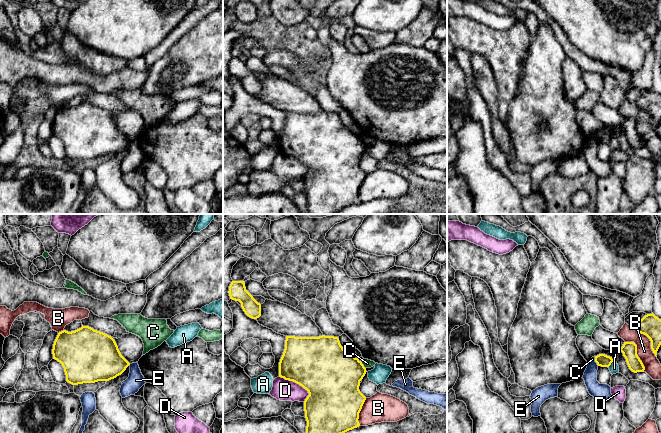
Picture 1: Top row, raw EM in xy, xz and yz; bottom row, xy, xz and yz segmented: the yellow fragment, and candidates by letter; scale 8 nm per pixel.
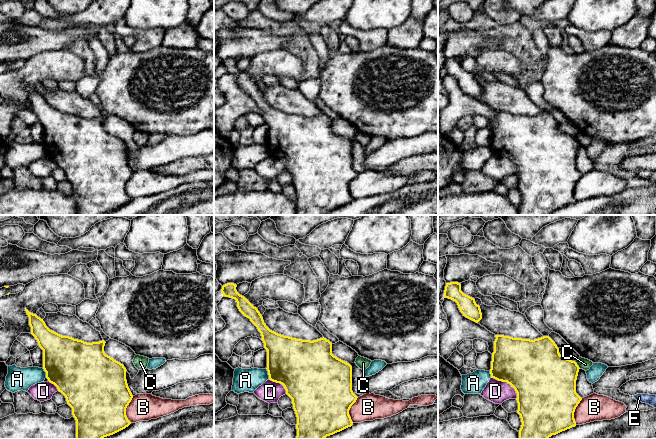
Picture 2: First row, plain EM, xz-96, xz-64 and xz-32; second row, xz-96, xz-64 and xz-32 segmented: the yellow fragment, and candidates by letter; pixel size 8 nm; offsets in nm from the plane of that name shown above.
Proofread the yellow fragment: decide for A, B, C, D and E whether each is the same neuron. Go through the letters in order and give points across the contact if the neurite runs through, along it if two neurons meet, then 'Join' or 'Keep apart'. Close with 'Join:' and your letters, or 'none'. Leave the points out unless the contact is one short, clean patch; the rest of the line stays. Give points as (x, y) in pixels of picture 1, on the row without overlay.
A: Keep apart
B: Keep apart
C: Boundary: xz (361, 138), (365, 144). Keep apart
D: Keep apart
E: Keep apart
Join: none

